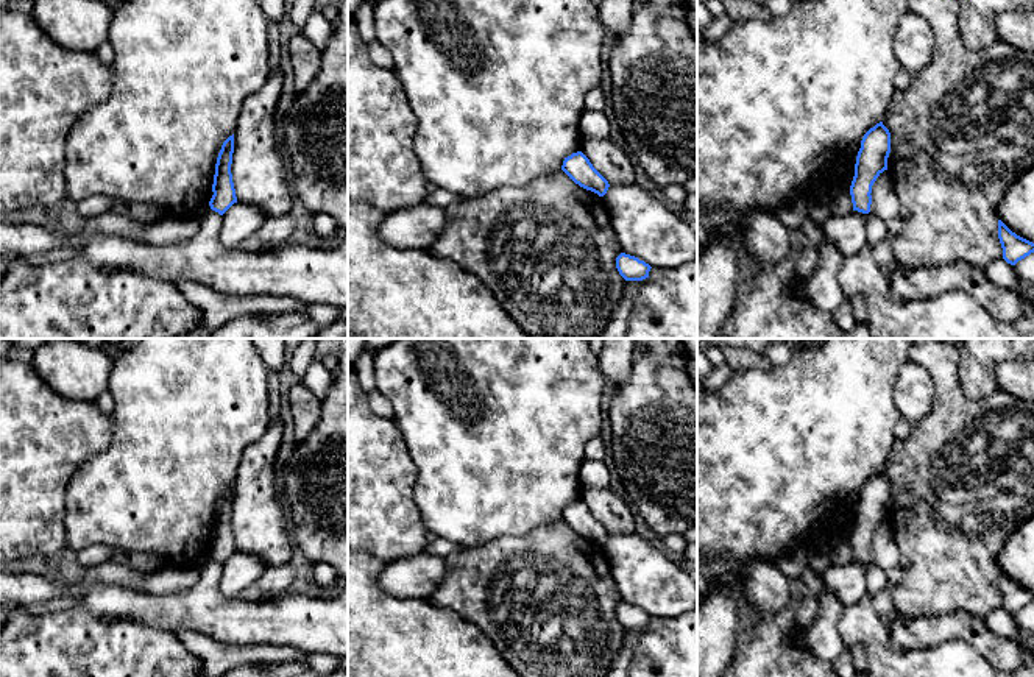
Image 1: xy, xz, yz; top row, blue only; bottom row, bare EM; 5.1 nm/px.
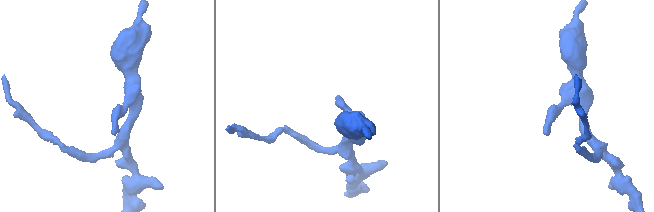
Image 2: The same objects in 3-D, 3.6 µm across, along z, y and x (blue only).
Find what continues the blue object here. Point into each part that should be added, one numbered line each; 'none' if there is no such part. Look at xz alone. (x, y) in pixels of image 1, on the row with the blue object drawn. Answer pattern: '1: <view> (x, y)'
none

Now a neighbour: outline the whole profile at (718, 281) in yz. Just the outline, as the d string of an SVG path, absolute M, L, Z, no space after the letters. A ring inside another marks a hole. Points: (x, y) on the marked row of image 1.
M710 232L706 246L697 248L697 338L717 338L738 284L736 246L730 237Z

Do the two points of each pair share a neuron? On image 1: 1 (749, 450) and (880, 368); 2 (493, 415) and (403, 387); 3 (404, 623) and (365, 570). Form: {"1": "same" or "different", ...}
{"1": "same", "2": "same", "3": "same"}

